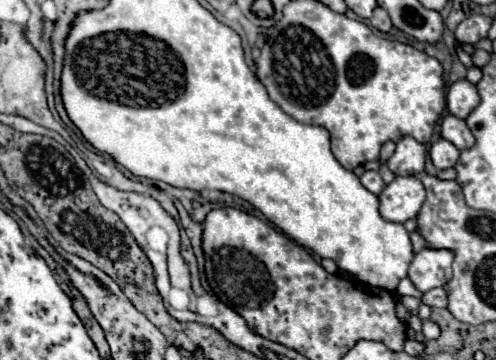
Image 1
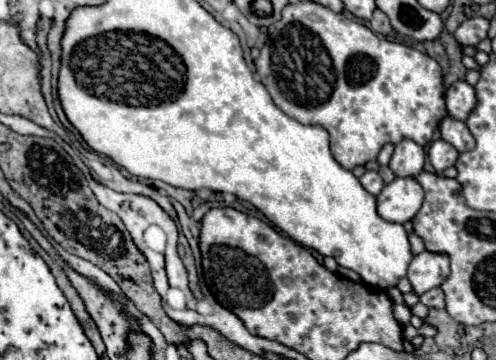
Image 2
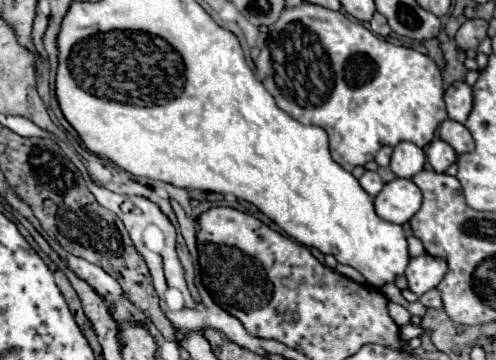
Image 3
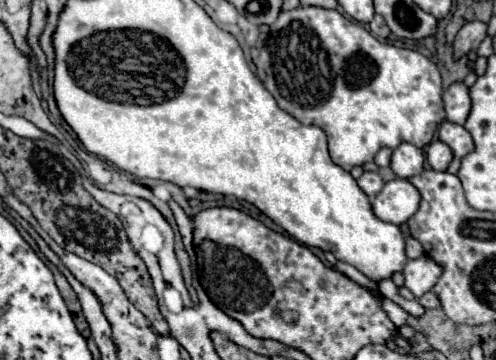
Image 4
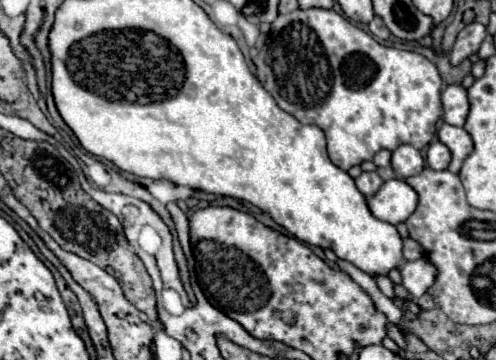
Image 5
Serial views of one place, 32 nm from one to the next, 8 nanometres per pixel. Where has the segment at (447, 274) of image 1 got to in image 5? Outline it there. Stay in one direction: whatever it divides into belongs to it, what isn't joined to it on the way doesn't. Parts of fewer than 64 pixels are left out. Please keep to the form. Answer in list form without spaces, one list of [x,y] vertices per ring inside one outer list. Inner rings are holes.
[[[418,258],[412,262],[404,262],[400,268],[404,288],[414,296],[420,298],[436,280],[436,266],[428,258]]]

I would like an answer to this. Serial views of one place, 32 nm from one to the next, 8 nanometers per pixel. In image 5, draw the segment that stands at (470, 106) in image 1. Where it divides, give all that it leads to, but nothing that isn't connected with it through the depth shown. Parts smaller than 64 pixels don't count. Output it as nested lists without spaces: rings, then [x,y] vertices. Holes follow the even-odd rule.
[[[452,84],[442,92],[442,106],[444,106],[444,122],[452,126],[464,126],[470,102],[468,92],[462,84]]]

